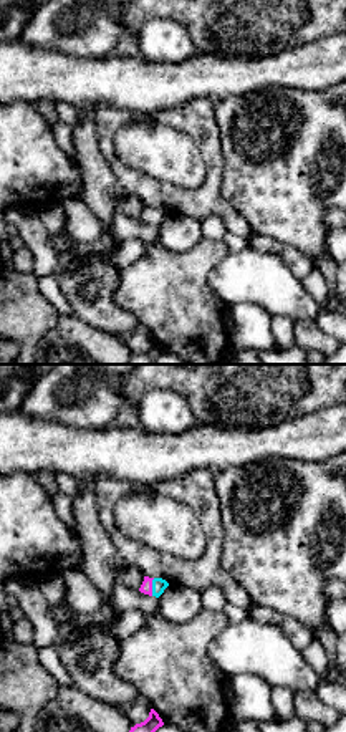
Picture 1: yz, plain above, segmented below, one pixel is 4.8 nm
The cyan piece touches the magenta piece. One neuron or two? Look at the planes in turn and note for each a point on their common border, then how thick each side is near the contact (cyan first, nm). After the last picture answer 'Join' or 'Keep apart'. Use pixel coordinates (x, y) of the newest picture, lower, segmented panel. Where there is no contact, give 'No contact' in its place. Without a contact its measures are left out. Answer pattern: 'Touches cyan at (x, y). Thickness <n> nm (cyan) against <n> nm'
Touches cyan at (153, 587). Thickness 70 nm (cyan) against 60 nm

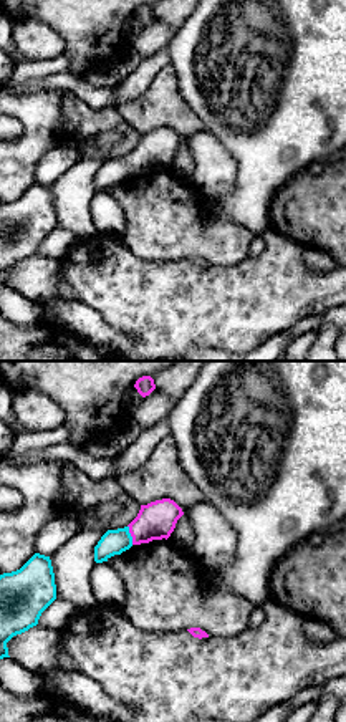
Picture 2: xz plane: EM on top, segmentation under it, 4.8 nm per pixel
Touches cyan at (129, 535). Thickness 120 nm (cyan) against 190 nm

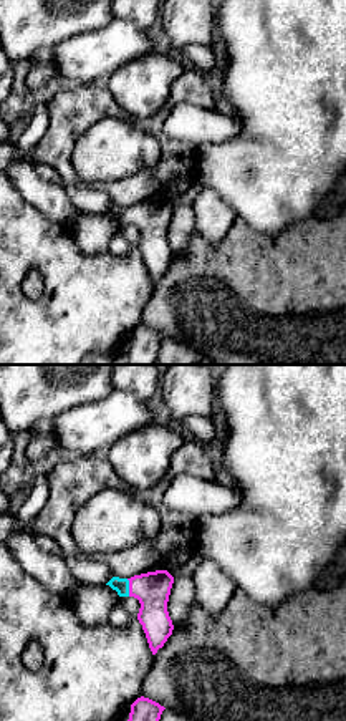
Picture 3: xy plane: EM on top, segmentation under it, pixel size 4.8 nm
Touches cyan at (128, 587). Thickness 80 nm (cyan) against 170 nm

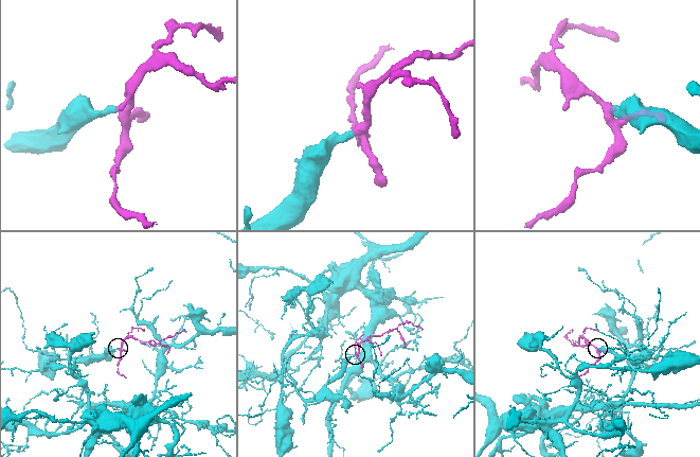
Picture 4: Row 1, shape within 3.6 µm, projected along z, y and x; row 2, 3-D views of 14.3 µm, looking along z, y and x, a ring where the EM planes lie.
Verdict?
Join

